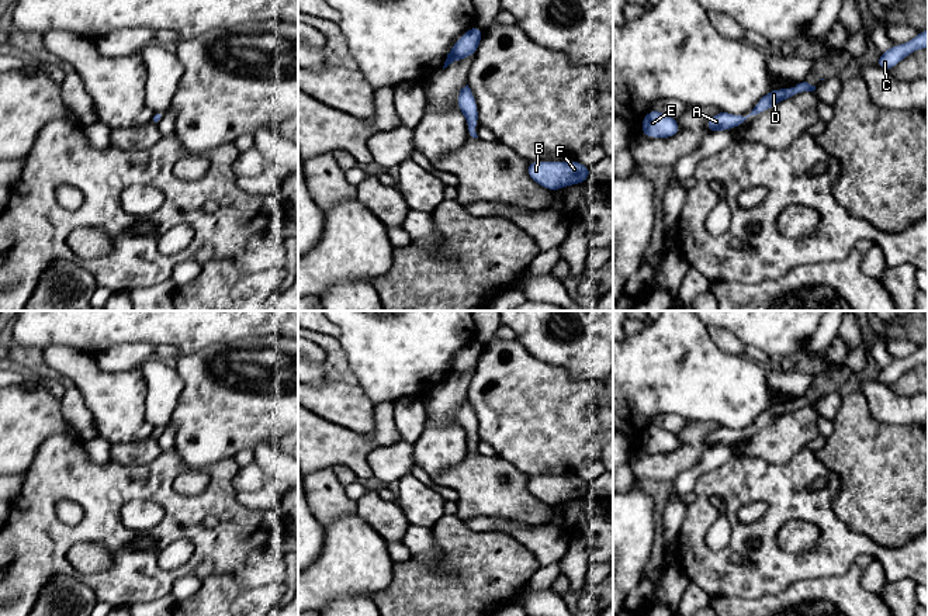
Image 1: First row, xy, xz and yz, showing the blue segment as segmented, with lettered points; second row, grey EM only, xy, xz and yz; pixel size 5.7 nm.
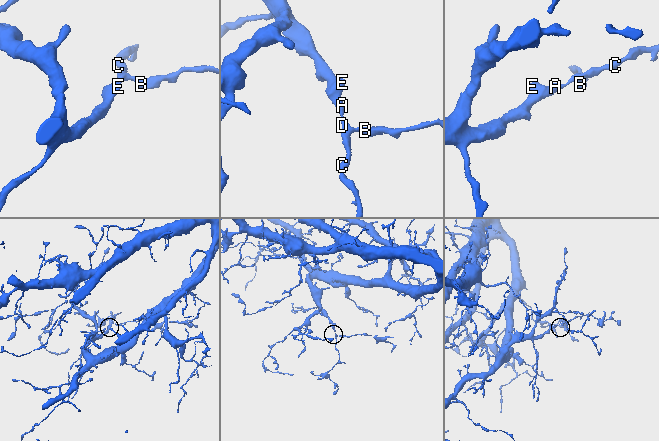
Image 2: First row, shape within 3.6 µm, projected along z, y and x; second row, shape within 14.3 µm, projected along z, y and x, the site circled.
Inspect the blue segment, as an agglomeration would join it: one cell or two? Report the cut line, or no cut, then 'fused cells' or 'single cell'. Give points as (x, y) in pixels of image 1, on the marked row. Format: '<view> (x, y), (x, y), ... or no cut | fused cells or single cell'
no cut | single cell

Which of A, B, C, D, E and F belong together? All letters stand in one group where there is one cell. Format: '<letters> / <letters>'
A B C D E F

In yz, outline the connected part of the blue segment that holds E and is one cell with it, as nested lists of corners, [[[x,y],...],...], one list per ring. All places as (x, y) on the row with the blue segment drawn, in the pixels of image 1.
[[[648,111],[641,122],[641,134],[651,138],[671,138],[681,132],[681,125],[675,118],[661,113]]]

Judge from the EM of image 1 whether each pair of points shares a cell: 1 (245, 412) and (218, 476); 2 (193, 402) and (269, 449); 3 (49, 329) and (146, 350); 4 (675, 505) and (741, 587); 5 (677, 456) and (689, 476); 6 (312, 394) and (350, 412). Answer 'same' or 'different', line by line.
1: different
2: different
3: different
4: different
5: different
6: same

